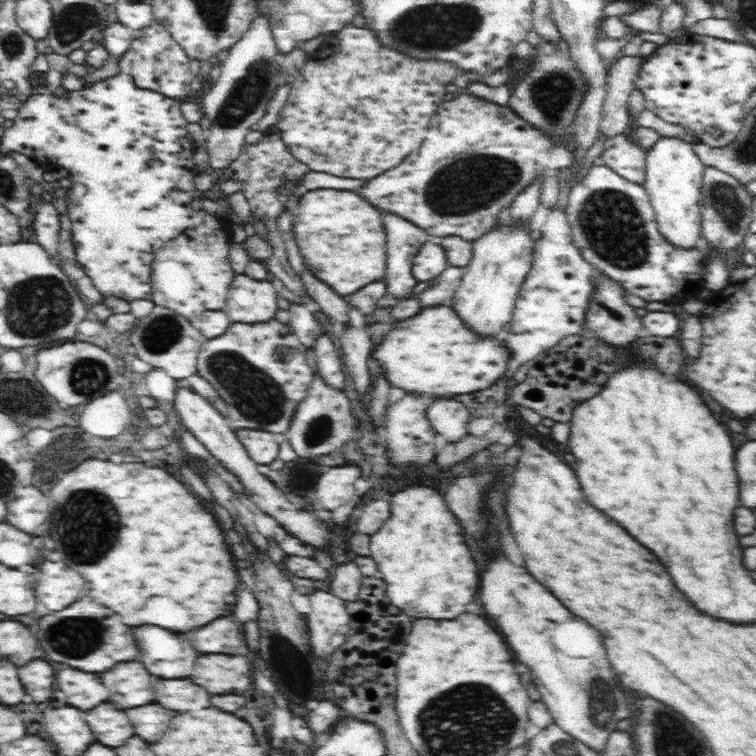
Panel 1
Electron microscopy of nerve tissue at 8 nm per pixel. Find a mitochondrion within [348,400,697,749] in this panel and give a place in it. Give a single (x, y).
(603, 710)

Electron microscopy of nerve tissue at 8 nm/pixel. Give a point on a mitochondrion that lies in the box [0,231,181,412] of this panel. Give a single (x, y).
(40, 306)

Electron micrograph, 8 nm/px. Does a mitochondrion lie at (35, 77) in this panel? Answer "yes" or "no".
yes

